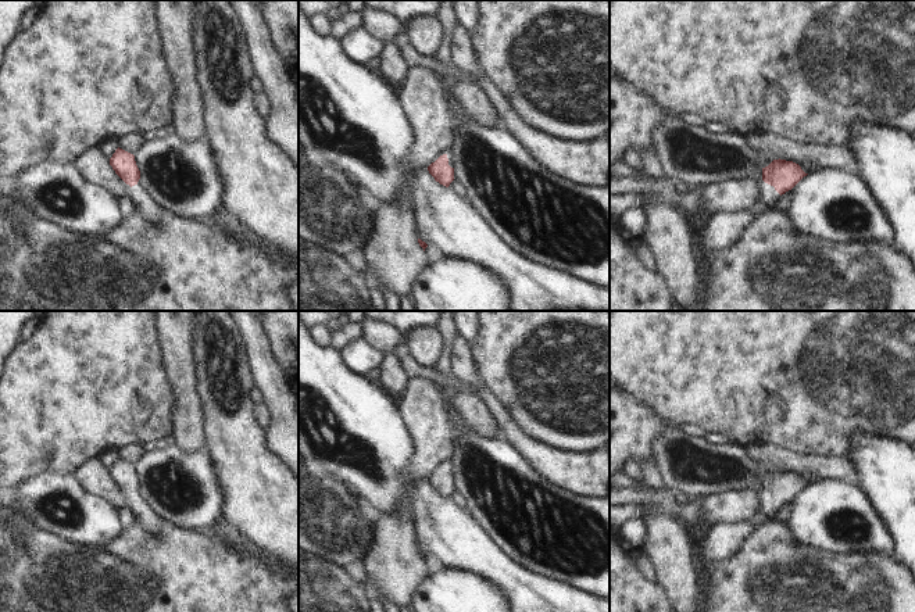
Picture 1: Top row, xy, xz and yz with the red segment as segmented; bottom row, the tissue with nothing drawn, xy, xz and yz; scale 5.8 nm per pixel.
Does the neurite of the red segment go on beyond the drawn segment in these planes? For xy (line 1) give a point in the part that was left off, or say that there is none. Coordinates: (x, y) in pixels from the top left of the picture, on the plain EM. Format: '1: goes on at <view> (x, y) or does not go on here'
1: goes on at xy (145, 515)

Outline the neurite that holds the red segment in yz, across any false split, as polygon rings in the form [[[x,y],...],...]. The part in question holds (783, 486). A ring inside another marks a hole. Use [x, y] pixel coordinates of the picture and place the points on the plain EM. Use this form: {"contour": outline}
{"contour": [[[773,470],[768,477],[762,479],[762,491],[759,511],[747,522],[737,525],[711,525],[711,529],[703,543],[703,558],[705,563],[721,562],[739,552],[743,541],[759,526],[773,519],[780,507],[791,501],[804,487],[807,487],[801,477],[793,472]]]}

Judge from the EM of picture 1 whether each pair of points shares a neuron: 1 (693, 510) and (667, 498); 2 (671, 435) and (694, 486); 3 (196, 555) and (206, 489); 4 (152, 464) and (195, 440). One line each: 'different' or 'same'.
1: same
2: same
3: different
4: different

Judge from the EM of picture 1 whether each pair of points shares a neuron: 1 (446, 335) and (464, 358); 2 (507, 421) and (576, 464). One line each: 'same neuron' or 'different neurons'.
1: different neurons
2: same neuron

